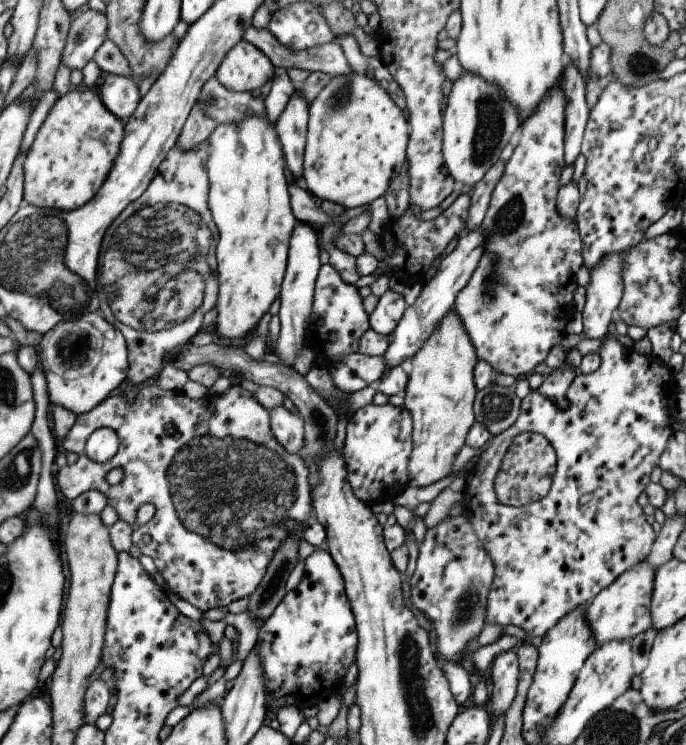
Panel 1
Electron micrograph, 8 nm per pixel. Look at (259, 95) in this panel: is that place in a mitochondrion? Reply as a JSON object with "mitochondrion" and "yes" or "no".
{"mitochondrion":"no"}

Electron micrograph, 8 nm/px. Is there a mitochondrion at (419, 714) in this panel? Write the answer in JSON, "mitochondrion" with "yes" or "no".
{"mitochondrion":"yes"}

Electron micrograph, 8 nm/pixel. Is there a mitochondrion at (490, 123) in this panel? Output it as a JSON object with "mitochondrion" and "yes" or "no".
{"mitochondrion":"yes"}

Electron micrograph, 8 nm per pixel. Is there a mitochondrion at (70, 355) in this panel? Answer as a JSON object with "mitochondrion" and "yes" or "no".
{"mitochondrion":"yes"}

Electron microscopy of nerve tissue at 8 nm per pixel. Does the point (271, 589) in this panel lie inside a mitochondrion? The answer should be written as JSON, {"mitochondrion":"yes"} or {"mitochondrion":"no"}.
{"mitochondrion":"yes"}

